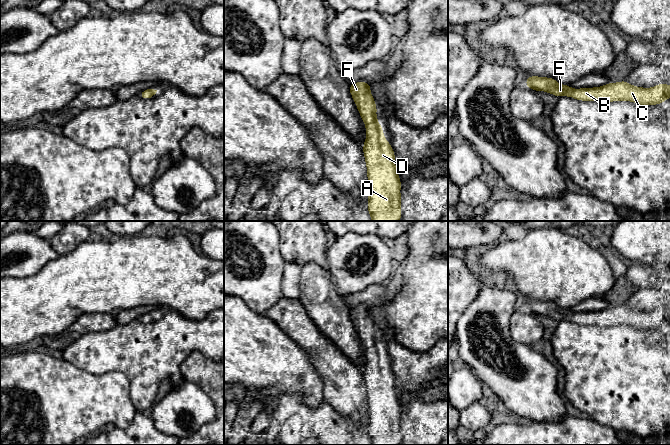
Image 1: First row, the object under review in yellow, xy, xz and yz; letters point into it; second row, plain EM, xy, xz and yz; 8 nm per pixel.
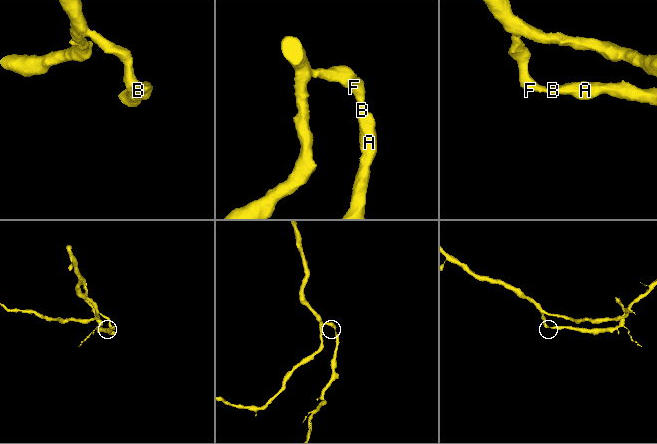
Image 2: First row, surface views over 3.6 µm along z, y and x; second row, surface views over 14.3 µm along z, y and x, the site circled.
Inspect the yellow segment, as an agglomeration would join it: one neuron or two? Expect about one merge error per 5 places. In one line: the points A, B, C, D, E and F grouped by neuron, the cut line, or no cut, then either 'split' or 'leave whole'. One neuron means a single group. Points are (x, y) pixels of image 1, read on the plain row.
A B C D E F | no cut | leave whole

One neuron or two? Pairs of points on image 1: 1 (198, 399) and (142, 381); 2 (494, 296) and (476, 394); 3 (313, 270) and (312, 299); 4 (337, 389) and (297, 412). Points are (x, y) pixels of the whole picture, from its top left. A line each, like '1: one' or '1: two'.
1: two
2: two
3: one
4: two

